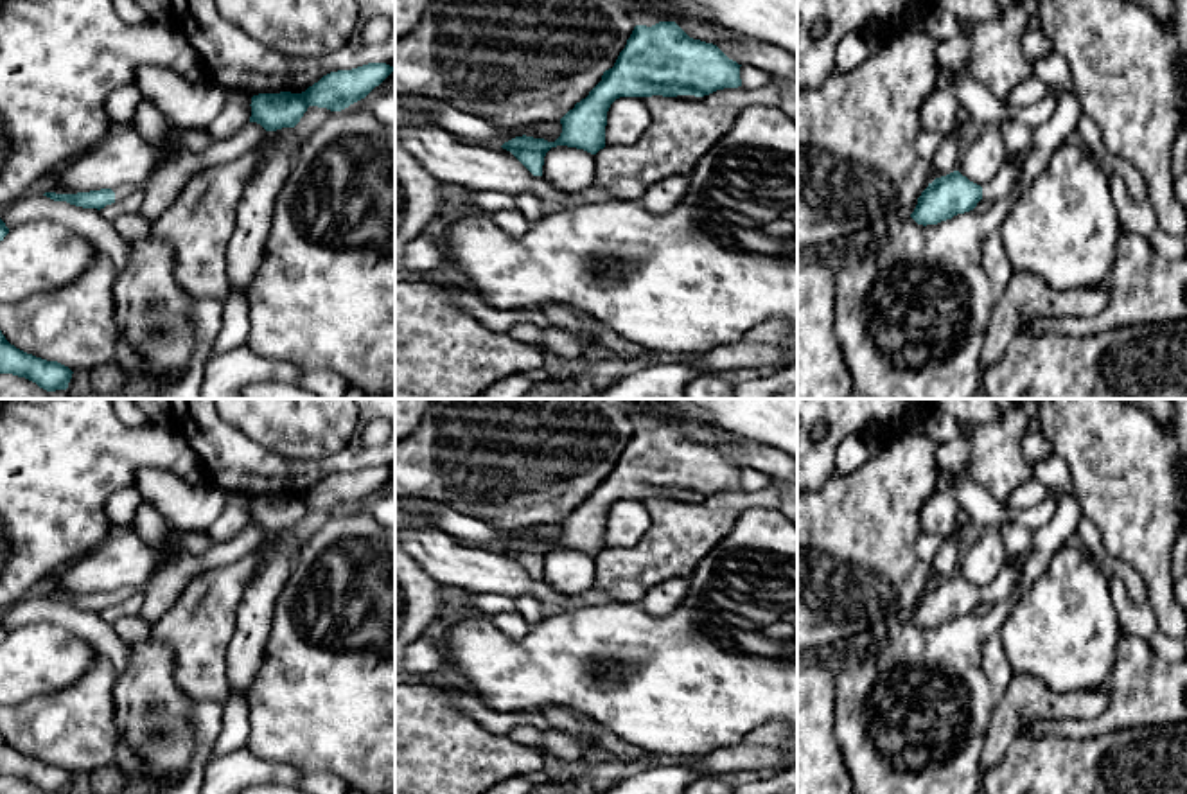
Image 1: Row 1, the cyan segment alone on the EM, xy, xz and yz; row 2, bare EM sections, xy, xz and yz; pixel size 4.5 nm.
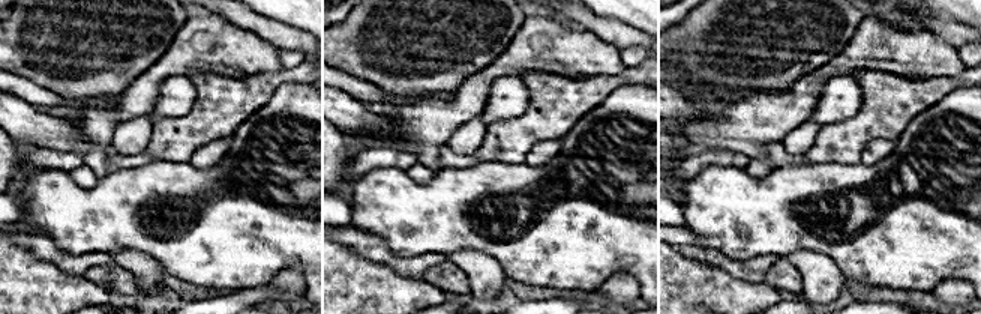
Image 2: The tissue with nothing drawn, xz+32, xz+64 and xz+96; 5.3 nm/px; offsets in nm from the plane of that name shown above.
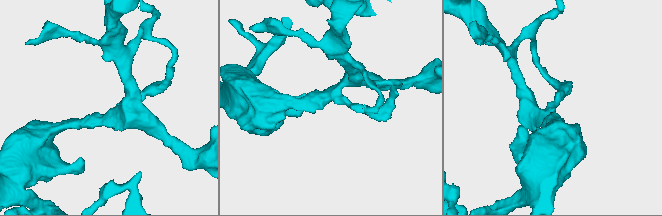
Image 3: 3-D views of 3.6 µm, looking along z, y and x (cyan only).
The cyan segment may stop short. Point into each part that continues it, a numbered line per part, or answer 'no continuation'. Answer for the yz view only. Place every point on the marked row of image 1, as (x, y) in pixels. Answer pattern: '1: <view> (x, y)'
1: yz (1004, 182)

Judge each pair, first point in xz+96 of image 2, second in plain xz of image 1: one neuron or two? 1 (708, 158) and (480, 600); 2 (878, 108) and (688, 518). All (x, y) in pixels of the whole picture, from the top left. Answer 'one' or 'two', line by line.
1: one
2: one

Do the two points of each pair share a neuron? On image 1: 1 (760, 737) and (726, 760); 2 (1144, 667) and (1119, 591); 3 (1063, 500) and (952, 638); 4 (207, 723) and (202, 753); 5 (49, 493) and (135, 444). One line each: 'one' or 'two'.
1: two
2: two
3: one
4: one
5: one

